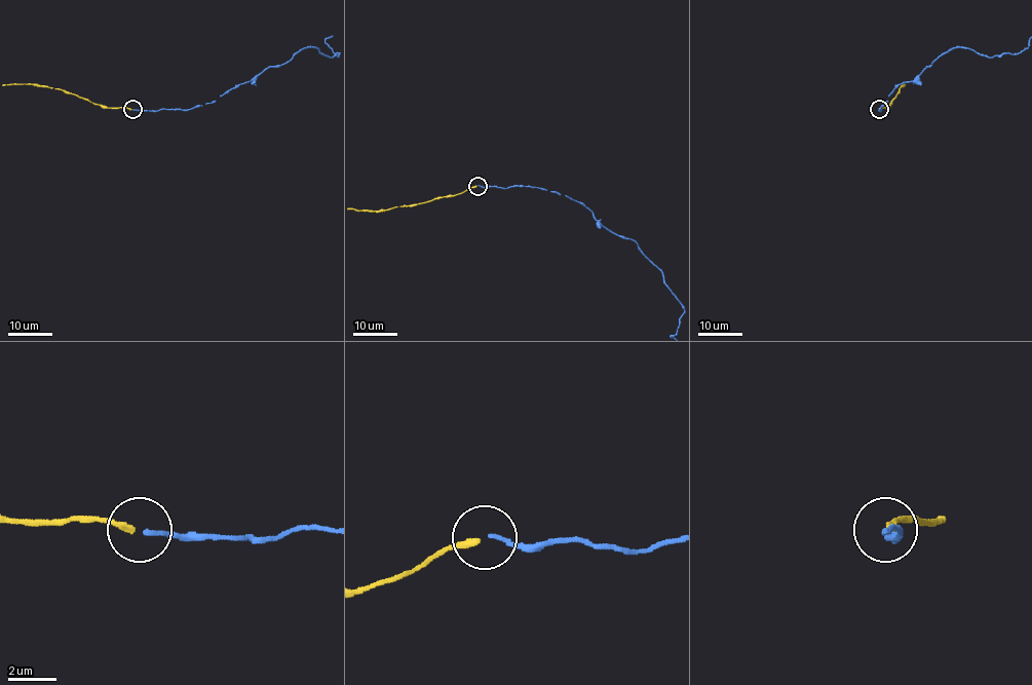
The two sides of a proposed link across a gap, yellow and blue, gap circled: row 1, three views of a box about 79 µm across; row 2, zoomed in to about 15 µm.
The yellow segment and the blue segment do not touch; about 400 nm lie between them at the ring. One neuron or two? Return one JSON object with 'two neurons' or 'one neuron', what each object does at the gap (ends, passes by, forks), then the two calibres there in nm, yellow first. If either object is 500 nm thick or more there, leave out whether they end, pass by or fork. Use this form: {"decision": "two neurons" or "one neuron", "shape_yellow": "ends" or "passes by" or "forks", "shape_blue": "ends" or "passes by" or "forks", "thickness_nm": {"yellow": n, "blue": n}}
{"decision": "two neurons", "shape_yellow": "ends", "shape_blue": "ends", "thickness_nm": {"yellow": 240, "blue": 180}}

